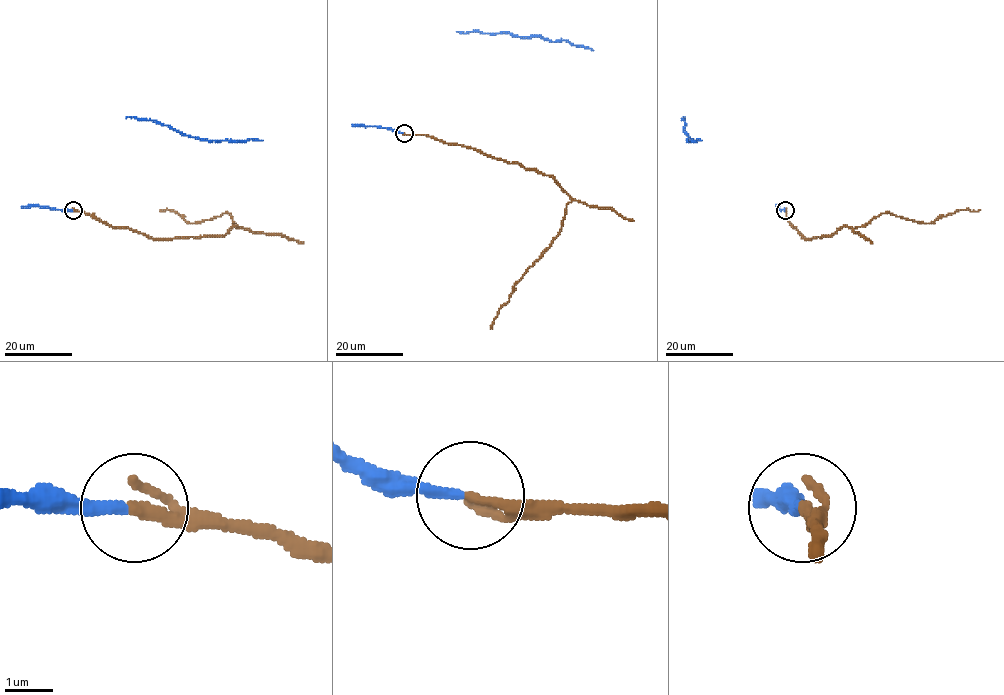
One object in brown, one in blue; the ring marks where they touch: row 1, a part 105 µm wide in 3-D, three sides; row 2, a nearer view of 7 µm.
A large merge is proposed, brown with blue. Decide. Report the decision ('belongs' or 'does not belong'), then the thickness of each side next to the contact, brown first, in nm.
belongs; 260 nm thick on the brown side, 240 nm on the other

